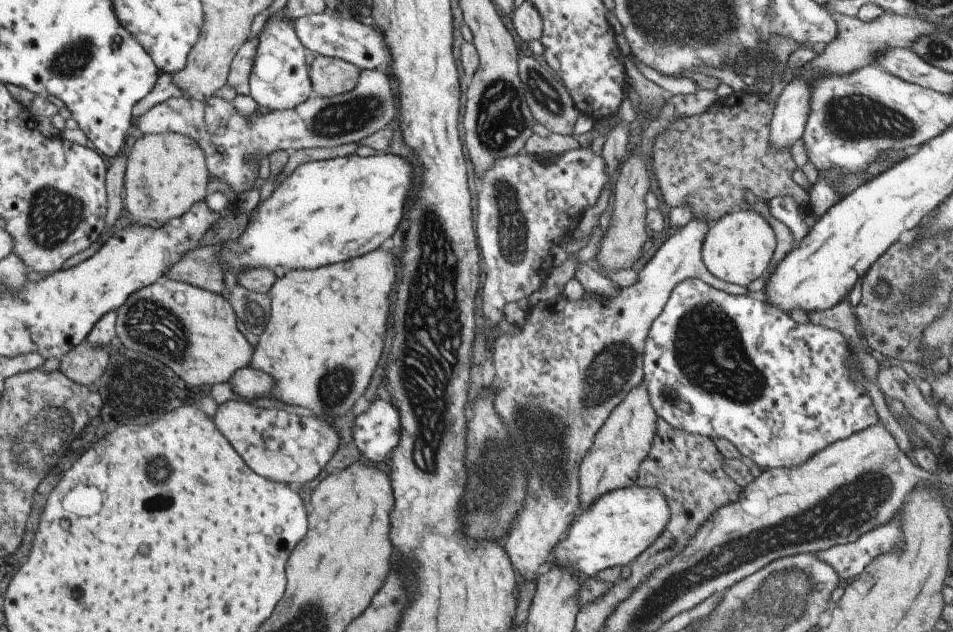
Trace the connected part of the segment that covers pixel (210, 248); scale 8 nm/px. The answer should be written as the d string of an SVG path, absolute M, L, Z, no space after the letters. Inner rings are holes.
M221 244L197 246L195 250L185 252L175 264L169 266L165 276L219 294L229 302L231 291L224 286L223 271L215 262L219 248Z

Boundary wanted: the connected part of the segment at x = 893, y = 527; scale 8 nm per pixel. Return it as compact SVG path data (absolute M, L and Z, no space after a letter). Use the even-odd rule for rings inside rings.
M897 513L891 522L869 530L855 542L833 545L814 555L827 566L832 566L835 574L840 578L840 583L844 584L858 577L865 566L877 556L903 548L903 534L899 524L901 524L901 516Z

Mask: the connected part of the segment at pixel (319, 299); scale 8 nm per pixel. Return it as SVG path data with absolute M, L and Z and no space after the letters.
M373 250L361 258L353 258L347 262L339 262L339 264L331 264L331 266L323 266L317 270L293 270L293 272L285 271L282 277L276 278L267 293L270 298L269 320L265 325L265 330L258 334L257 344L253 347L253 354L249 360L249 367L259 372L265 372L273 378L273 390L269 392L271 397L283 402L283 404L291 404L291 406L299 406L305 408L315 416L327 419L329 422L335 416L341 416L351 409L355 400L363 394L375 366L377 360L381 356L381 334L385 330L385 318L387 318L387 294L391 290L391 284L395 280L395 266L393 266L393 258L389 252L383 250Z

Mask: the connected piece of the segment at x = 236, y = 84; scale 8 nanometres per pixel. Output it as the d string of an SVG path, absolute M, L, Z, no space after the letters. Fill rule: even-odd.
M258 36L249 38L231 61L229 72L226 78L226 84L231 86L237 94L248 95L248 76L251 70L255 48L257 46Z

